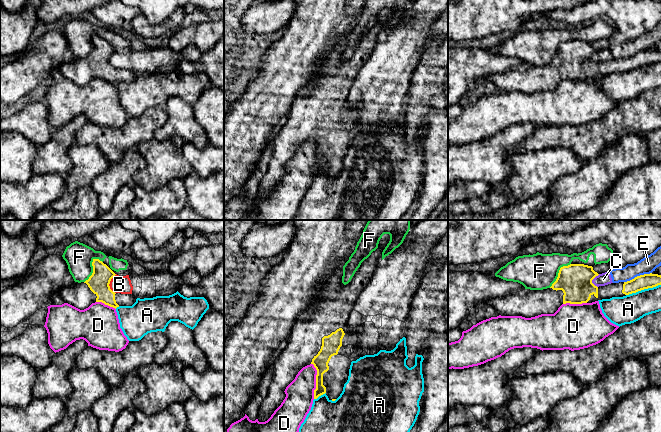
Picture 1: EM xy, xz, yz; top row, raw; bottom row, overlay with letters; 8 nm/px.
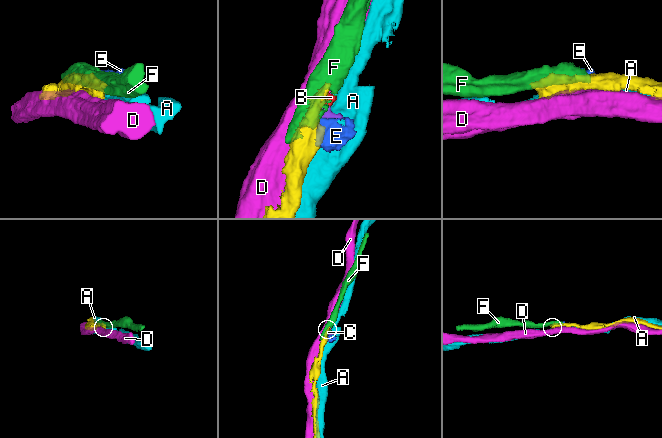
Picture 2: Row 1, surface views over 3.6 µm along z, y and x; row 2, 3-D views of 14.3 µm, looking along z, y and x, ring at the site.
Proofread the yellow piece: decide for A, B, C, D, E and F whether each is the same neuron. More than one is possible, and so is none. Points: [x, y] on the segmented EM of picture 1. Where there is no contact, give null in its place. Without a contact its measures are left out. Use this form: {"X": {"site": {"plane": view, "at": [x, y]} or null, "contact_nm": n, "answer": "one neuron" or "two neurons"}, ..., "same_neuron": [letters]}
{"A": {"site": {"plane": "yz", "at": [643, 289]}, "contact_nm": 300, "answer": "two neurons"}, "B": {"site": {"plane": "xy", "at": [109, 283]}, "contact_nm": 160, "answer": "two neurons"}, "C": {"site": {"plane": "yz", "at": [592, 279]}, "contact_nm": 110, "answer": "two neurons"}, "D": {"site": {"plane": "xz", "at": [316, 381]}, "contact_nm": 280, "answer": "two neurons"}, "E": {"site": {"plane": "yz", "at": [637, 276]}, "contact_nm": 240, "answer": "two neurons"}, "F": {"site": {"plane": "xy", "at": [93, 267]}, "contact_nm": 240, "answer": "two neurons"}, "same_neuron": []}

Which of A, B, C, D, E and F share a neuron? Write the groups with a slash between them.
A / B C E / D / F

